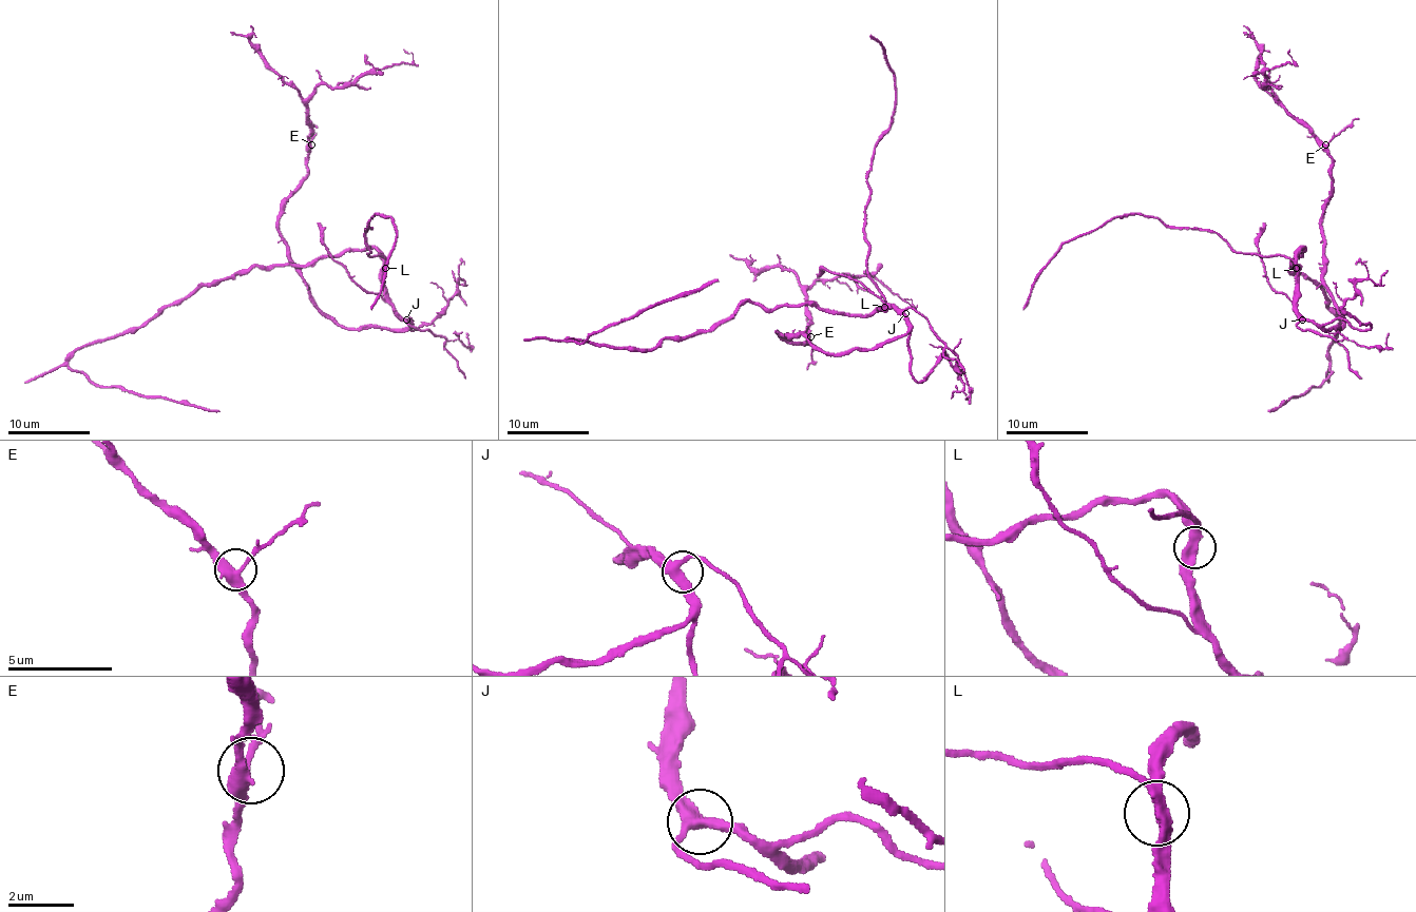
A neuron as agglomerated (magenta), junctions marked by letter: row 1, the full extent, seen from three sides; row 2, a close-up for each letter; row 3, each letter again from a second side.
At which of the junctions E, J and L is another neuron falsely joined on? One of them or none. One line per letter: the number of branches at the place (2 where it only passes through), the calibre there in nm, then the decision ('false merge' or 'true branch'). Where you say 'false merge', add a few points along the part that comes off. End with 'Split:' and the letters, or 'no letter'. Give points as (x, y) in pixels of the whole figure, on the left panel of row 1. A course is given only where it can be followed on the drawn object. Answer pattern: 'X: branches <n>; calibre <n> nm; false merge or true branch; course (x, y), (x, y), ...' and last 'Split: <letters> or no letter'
E: branches 3; calibre 360 nm; true branch
J: branches 3; calibre 340 nm; true branch
L: branches 3; calibre 340 nm; true branch
Split: no letter

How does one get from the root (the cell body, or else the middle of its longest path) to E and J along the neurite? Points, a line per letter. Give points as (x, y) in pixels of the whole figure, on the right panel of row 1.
E: (1296, 276), (1296, 311), (1325, 329), (1341, 327), (1343, 315), (1323, 280), (1321, 214), (1331, 190), (1325, 144)
J: (1296, 276), (1296, 313), (1302, 319)

